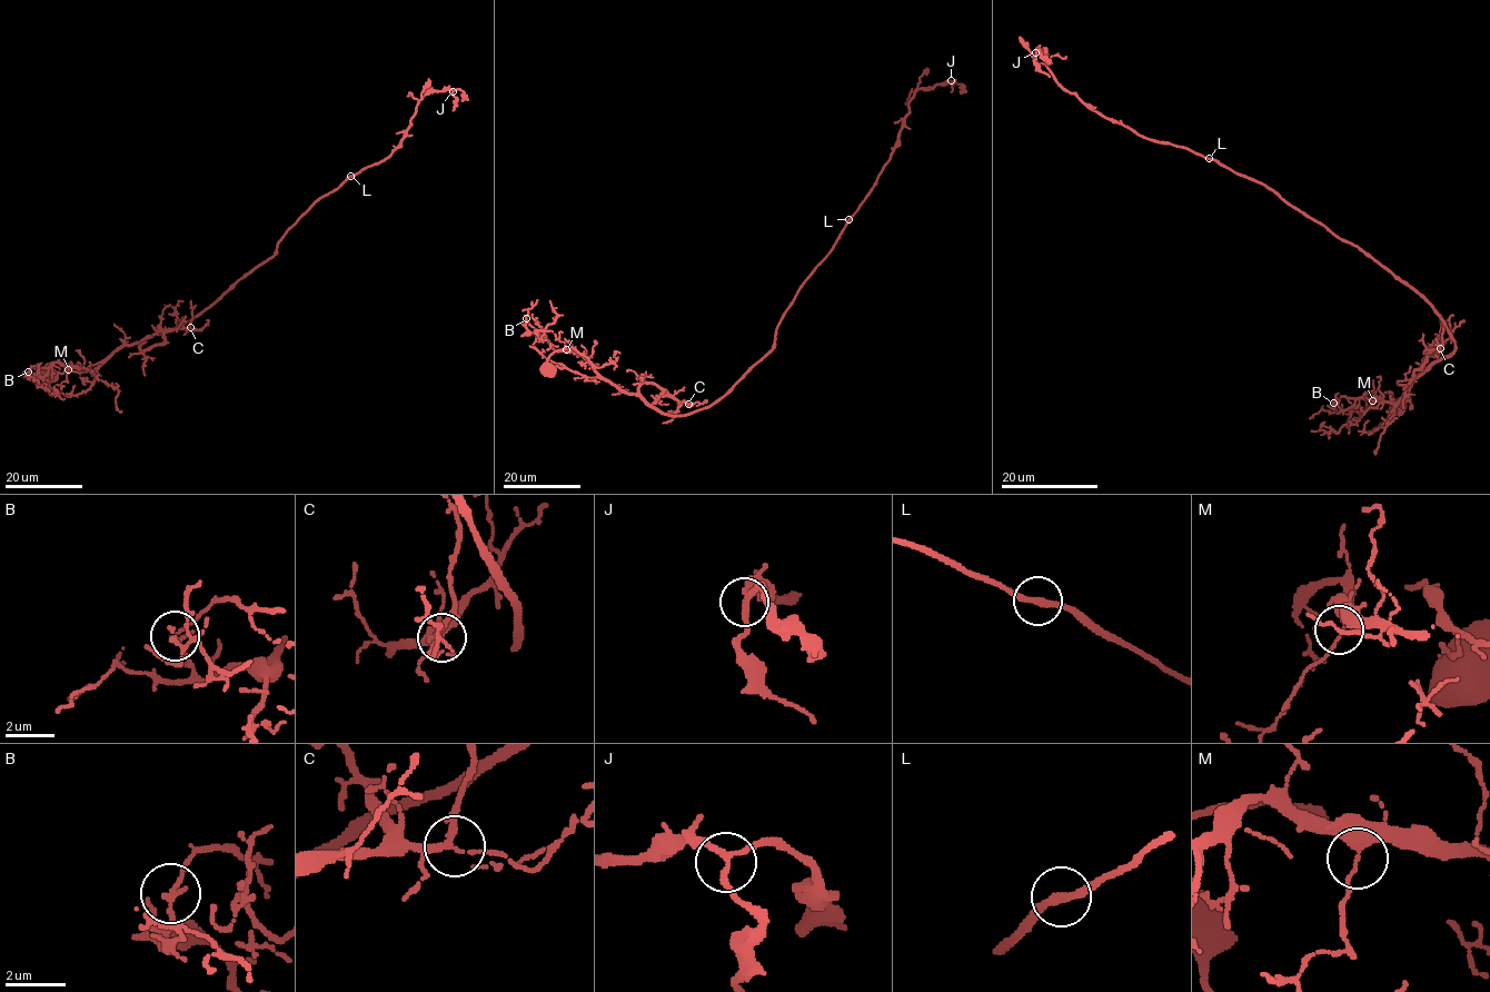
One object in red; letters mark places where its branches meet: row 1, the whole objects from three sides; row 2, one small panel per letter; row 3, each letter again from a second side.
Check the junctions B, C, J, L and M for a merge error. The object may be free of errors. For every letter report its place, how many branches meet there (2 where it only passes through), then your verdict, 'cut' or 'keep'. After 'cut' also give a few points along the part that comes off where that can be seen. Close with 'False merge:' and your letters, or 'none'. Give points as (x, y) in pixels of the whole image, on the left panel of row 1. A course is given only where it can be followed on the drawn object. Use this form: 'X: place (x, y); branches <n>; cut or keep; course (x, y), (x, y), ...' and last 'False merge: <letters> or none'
B: place (28, 372); branches 2; cut; course (29, 372), (28, 378), (33, 378), (56, 395), (58, 393), (51, 394)
C: place (190, 327); branches 3; keep
J: place (453, 91); branches 3; keep
L: place (350, 176); branches 2; keep
M: place (68, 369); branches 2; keep
False merge: B

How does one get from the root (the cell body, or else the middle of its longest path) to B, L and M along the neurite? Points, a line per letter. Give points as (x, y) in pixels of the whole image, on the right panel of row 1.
B: (1394, 410), (1369, 435), (1387, 419), (1391, 403), (1372, 392), (1358, 398), (1341, 396), (1333, 403)
L: (1394, 410), (1369, 435), (1423, 372), (1454, 349), (1440, 316), (1357, 247), (1262, 184), (1209, 158)
M: (1394, 410), (1369, 435), (1387, 419), (1394, 406), (1376, 398), (1372, 400)

